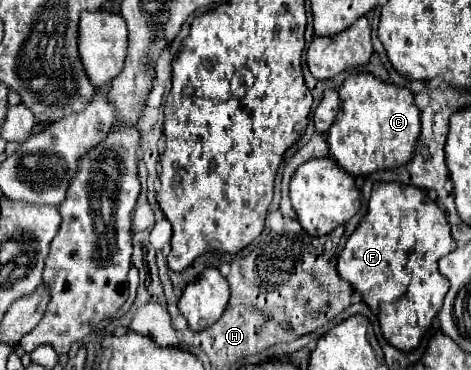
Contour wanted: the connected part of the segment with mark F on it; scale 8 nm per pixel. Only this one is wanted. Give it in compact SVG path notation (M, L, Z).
M378 183L372 189L368 213L348 237L336 269L338 275L362 295L372 313L376 313L384 339L400 351L414 351L432 325L432 319L442 309L442 299L448 293L448 281L438 271L438 259L450 253L452 245L446 213L426 195L426 191L400 183Z

